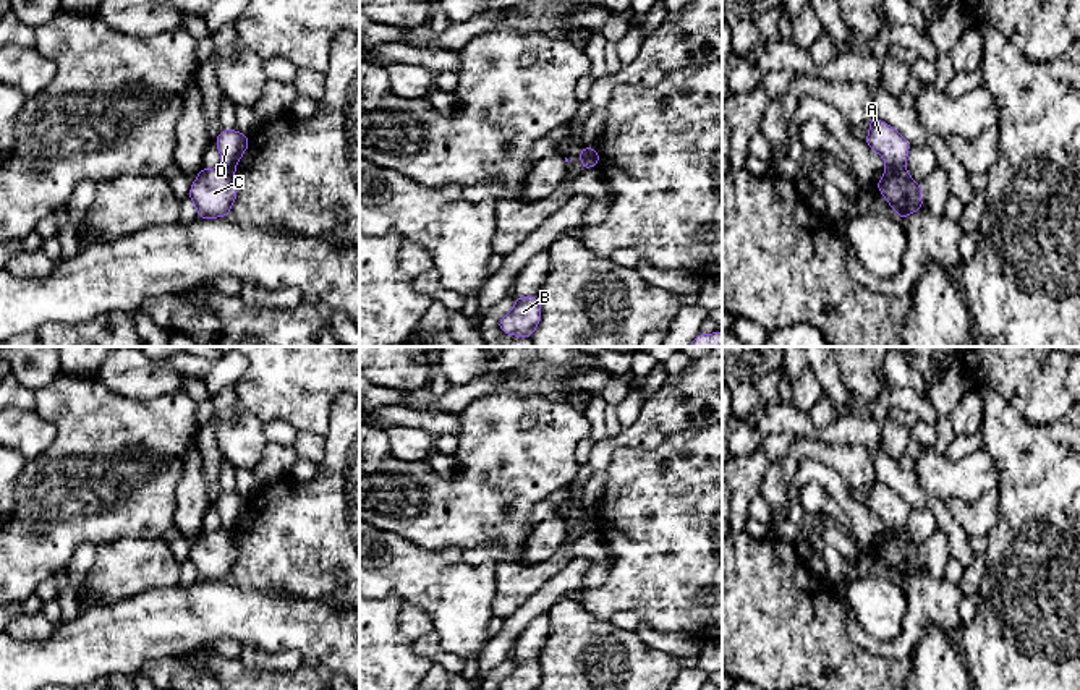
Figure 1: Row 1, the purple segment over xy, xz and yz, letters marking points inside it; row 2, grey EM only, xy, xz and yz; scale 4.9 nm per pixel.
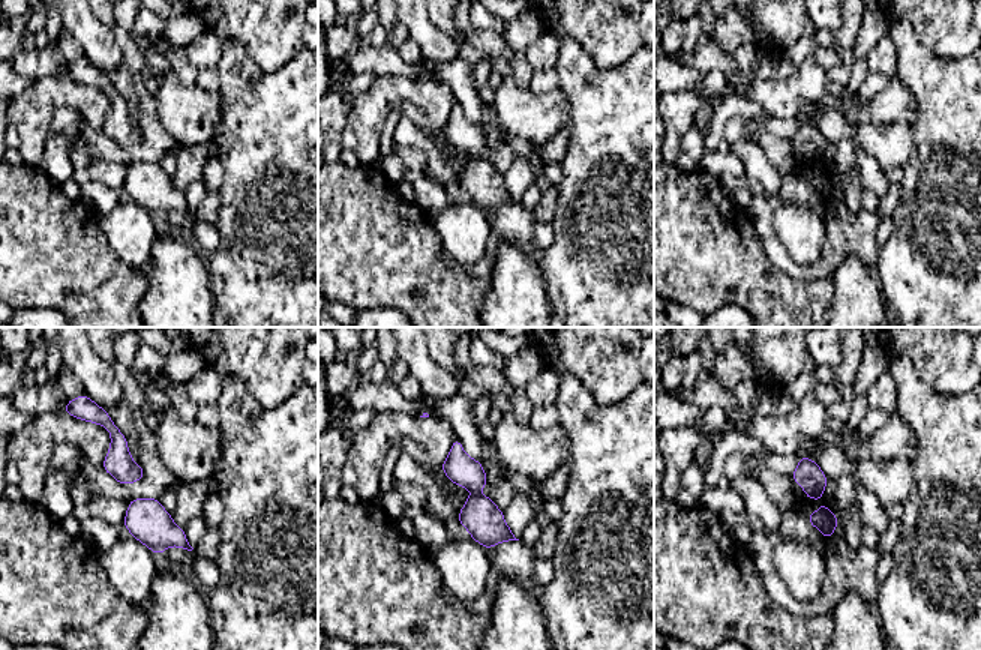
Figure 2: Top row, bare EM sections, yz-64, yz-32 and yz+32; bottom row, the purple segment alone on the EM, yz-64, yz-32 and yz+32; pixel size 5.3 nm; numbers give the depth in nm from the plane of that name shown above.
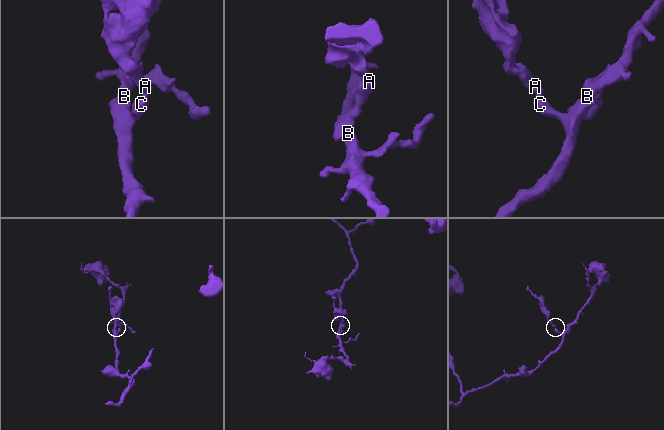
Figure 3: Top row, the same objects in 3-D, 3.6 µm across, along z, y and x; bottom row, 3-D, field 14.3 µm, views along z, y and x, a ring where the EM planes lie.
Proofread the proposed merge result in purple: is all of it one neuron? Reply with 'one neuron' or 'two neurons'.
two neurons

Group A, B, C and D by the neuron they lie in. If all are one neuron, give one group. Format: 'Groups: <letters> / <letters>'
Groups: A D / B C

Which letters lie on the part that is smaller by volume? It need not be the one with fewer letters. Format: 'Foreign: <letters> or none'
Foreign: A, D

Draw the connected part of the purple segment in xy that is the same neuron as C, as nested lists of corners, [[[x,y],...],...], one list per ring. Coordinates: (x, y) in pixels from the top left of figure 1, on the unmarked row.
[[[220,528],[217,531],[202,530],[188,560],[194,565],[199,581],[217,581],[228,580],[236,557],[235,531]]]

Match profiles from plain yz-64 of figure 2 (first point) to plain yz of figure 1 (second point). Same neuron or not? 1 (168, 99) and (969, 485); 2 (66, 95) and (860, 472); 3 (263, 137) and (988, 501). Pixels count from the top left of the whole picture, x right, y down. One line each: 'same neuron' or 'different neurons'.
1: same neuron
2: same neuron
3: different neurons

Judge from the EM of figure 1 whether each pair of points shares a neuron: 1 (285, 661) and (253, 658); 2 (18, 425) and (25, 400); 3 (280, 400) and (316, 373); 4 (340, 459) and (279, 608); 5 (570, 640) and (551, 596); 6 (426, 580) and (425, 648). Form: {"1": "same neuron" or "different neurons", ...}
{"1": "same neuron", "2": "different neurons", "3": "same neuron", "4": "different neurons", "5": "different neurons", "6": "different neurons"}

